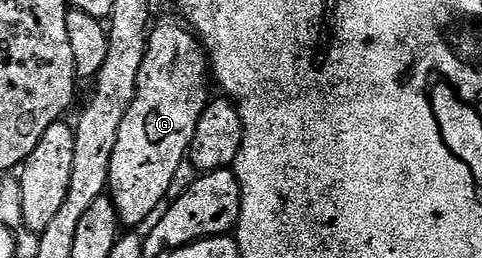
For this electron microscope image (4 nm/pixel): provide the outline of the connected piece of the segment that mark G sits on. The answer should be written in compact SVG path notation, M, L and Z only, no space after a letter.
M164 18L155 23L138 72L136 95L110 156L107 193L125 227L140 228L136 226L147 223L161 209L160 201L169 197L168 189L188 157L194 128L209 104L208 82L210 86L208 56L195 33L180 20Z

